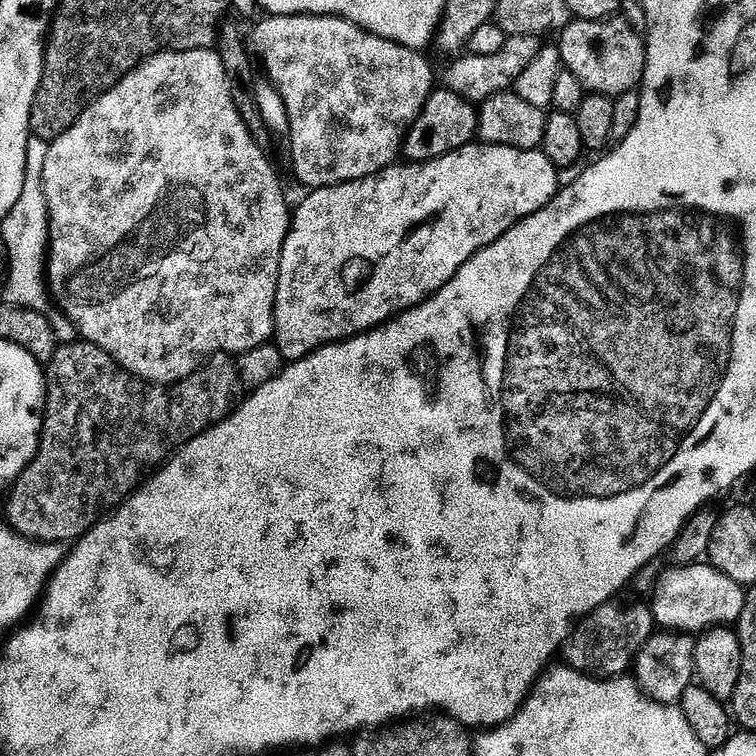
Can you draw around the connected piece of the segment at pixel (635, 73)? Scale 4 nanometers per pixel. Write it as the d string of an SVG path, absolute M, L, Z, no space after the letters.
M621 18L578 20L564 27L558 36L563 67L572 71L577 85L585 84L589 93L600 98L615 98L639 89L646 66L646 40Z

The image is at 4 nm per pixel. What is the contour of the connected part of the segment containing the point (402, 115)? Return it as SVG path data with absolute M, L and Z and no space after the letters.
M269 15L252 32L252 42L256 46L256 52L264 59L263 71L272 81L285 102L286 112L289 114L289 130L286 140L292 143L292 168L296 176L305 184L305 189L329 188L335 184L345 184L361 180L367 176L376 176L387 168L393 167L401 159L404 140L408 137L409 130L414 126L416 119L422 114L430 94L434 90L432 84L432 64L424 57L423 51L415 48L407 48L396 44L393 40L387 40L381 36L374 36L364 31L358 24L343 16L274 16Z

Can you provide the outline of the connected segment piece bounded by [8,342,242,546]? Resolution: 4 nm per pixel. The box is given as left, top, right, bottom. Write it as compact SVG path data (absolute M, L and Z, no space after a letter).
M81 342L78 344L59 345L59 347L56 349L56 353L54 354L54 358L48 365L46 365L46 403L44 405L44 428L40 432L40 445L36 451L36 459L29 462L29 464L26 466L26 470L19 476L19 478L16 479L15 484L13 484L10 489L10 497L12 496L12 501L9 502L8 508L10 511L12 511L12 516L10 515L11 523L14 525L16 531L22 533L23 536L28 536L32 540L42 540L45 544L58 544L64 546L67 545L67 540L69 540L69 542L75 542L79 540L80 537L87 534L87 532L89 532L94 525L100 523L100 521L105 519L105 517L107 517L109 514L115 512L116 509L119 508L120 505L123 504L124 501L127 500L133 492L139 489L141 484L145 483L146 477L149 475L148 468L152 468L151 470L156 470L167 464L168 461L171 460L172 457L180 451L180 449L186 447L188 443L191 442L191 440L198 438L204 432L208 432L214 427L214 425L221 424L221 422L224 421L227 416L231 416L238 407L238 401L241 399L240 392L242 393L242 385L240 383L240 370L237 361L228 354L221 354L219 356L211 357L208 363L205 364L203 368L199 368L198 371L195 372L195 374L190 378L186 378L177 384L170 384L165 386L163 384L149 384L147 380L139 380L136 376L133 376L131 372L127 372L126 369L121 368L120 365L116 363L116 359L114 359L114 357L112 357L110 354L106 354L102 351L101 348L94 346L93 344Z

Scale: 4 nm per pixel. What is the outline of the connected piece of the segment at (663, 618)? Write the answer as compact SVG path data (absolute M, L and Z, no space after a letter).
M707 562L671 567L661 574L656 597L650 600L652 615L659 627L661 624L668 628L664 630L675 630L680 634L700 634L711 627L732 626L739 621L746 599L745 585L719 572Z

